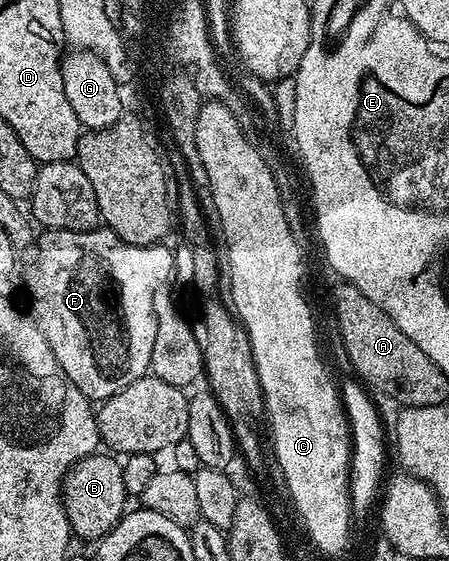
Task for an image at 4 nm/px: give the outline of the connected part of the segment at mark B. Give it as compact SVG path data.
M109 452L89 454L66 472L65 481L61 484L61 499L67 512L69 529L76 537L78 534L81 538L100 540L113 531L117 521L126 513L122 463L115 459Z

